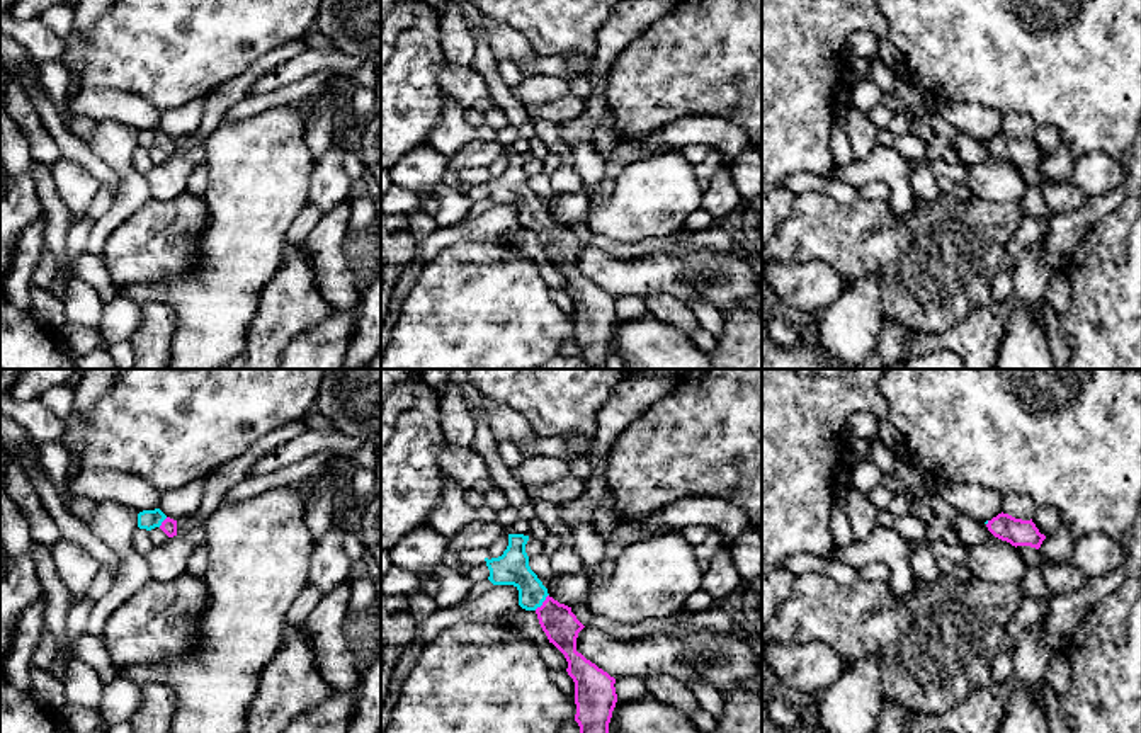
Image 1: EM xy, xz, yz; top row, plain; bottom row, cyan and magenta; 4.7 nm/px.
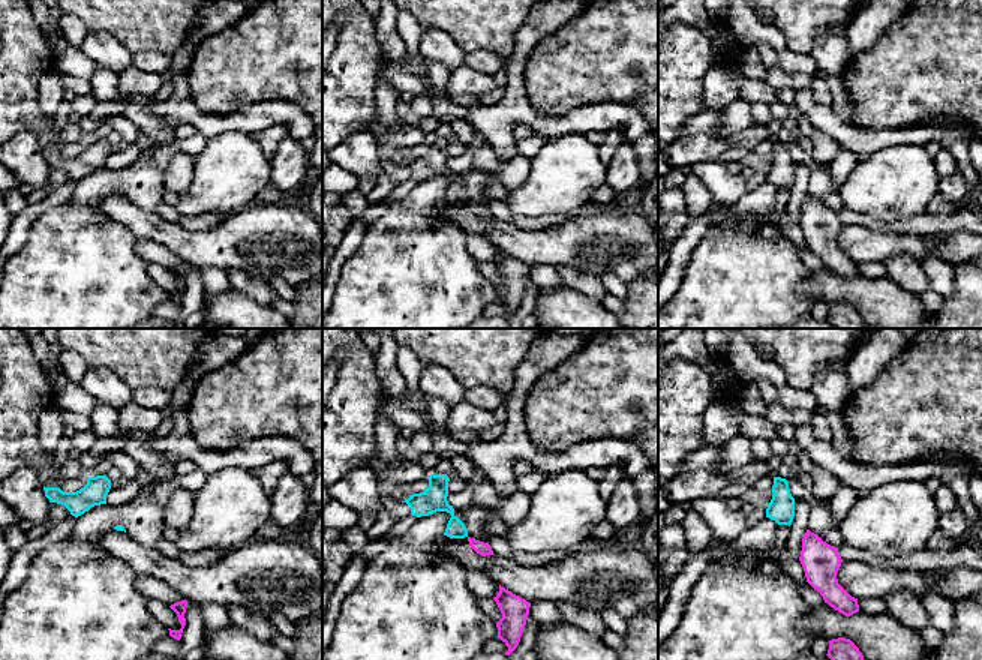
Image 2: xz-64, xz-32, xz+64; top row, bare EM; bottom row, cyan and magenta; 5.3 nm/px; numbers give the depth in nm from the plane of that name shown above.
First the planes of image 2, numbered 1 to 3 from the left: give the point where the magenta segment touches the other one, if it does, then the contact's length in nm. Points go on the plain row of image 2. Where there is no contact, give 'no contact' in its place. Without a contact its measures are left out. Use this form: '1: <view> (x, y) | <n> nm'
1: no contact
2: no contact
3: no contact

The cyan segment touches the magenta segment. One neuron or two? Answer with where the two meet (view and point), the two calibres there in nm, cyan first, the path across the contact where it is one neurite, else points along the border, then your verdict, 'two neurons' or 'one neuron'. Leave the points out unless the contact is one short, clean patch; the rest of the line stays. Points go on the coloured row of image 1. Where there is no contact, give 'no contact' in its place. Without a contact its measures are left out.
meets cyan in xz at (543, 601); 160 nm thick on the cyan side, 160 nm on the other; runs through xz (510, 568), (543, 601), (560, 625); one neuron

